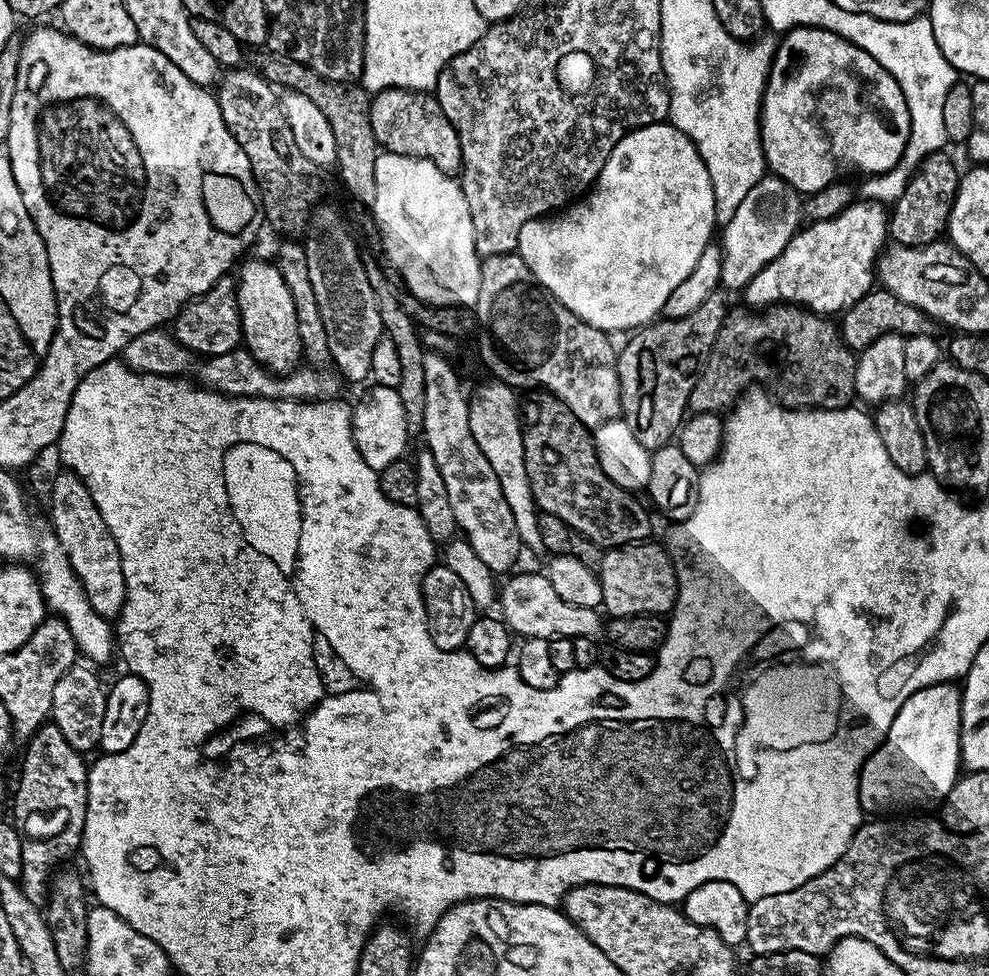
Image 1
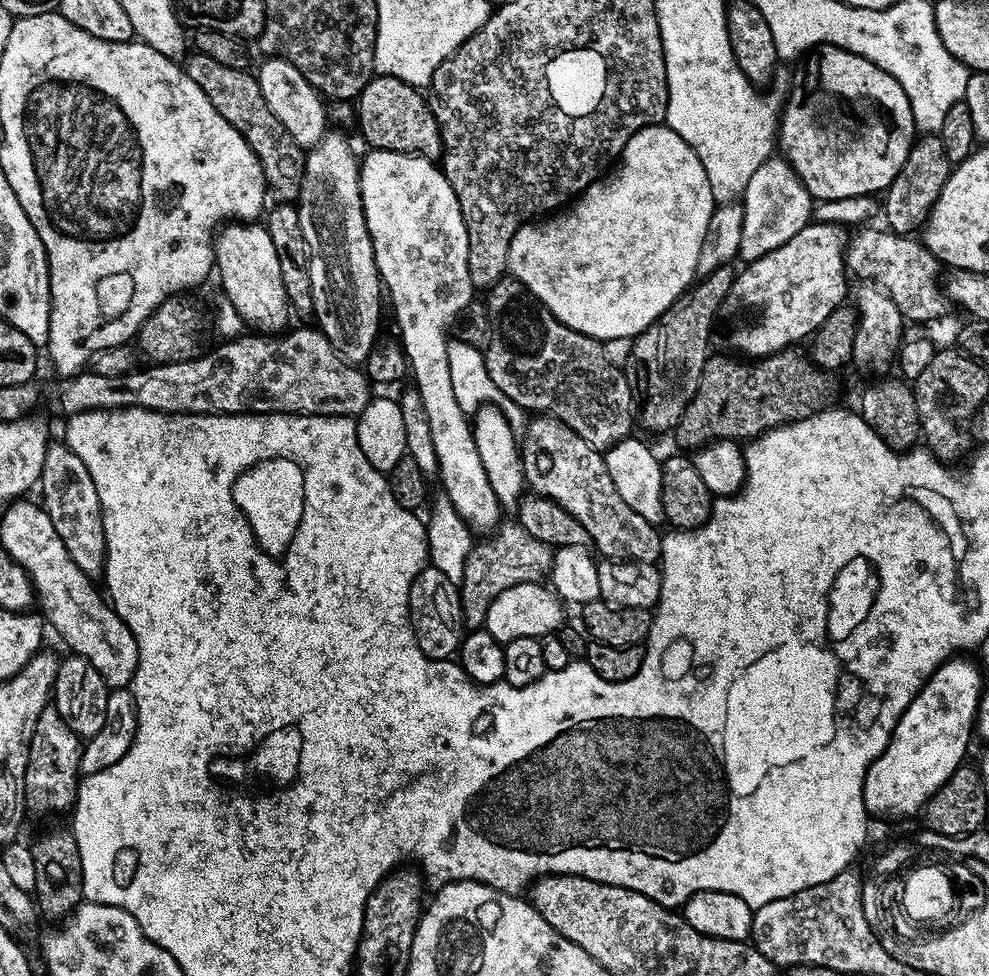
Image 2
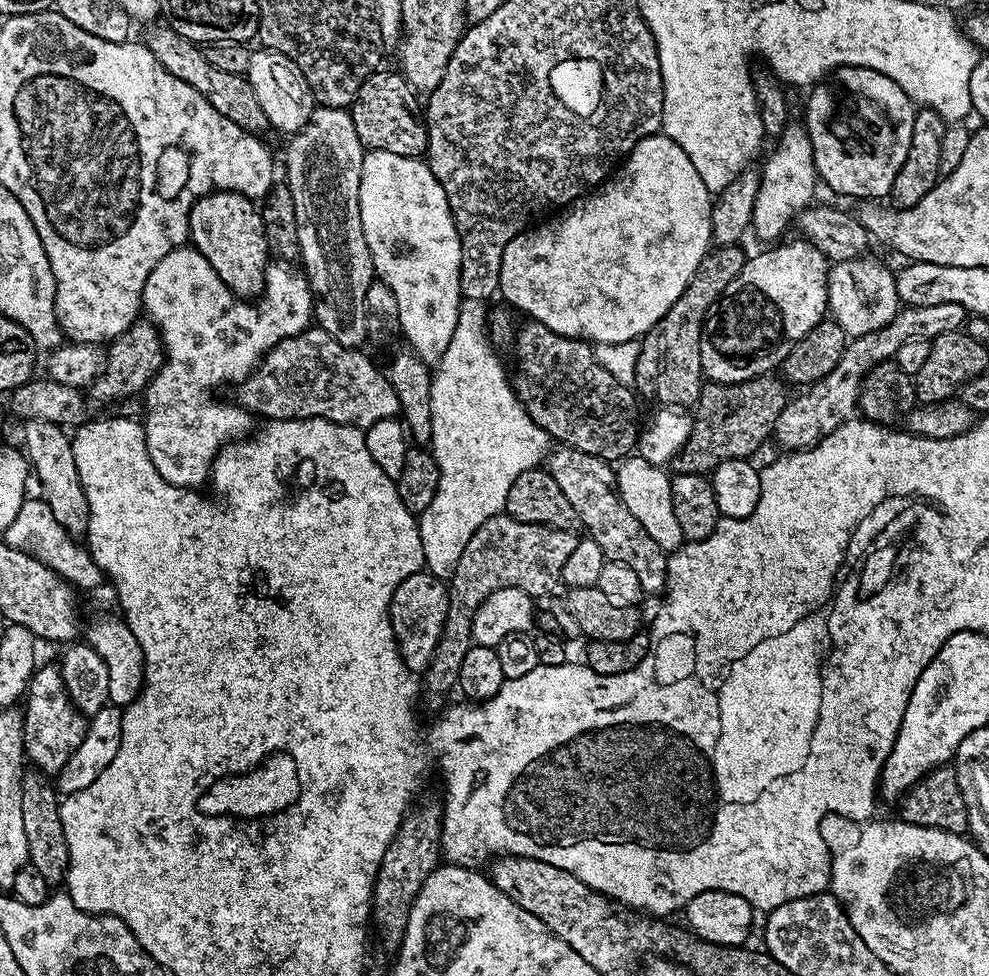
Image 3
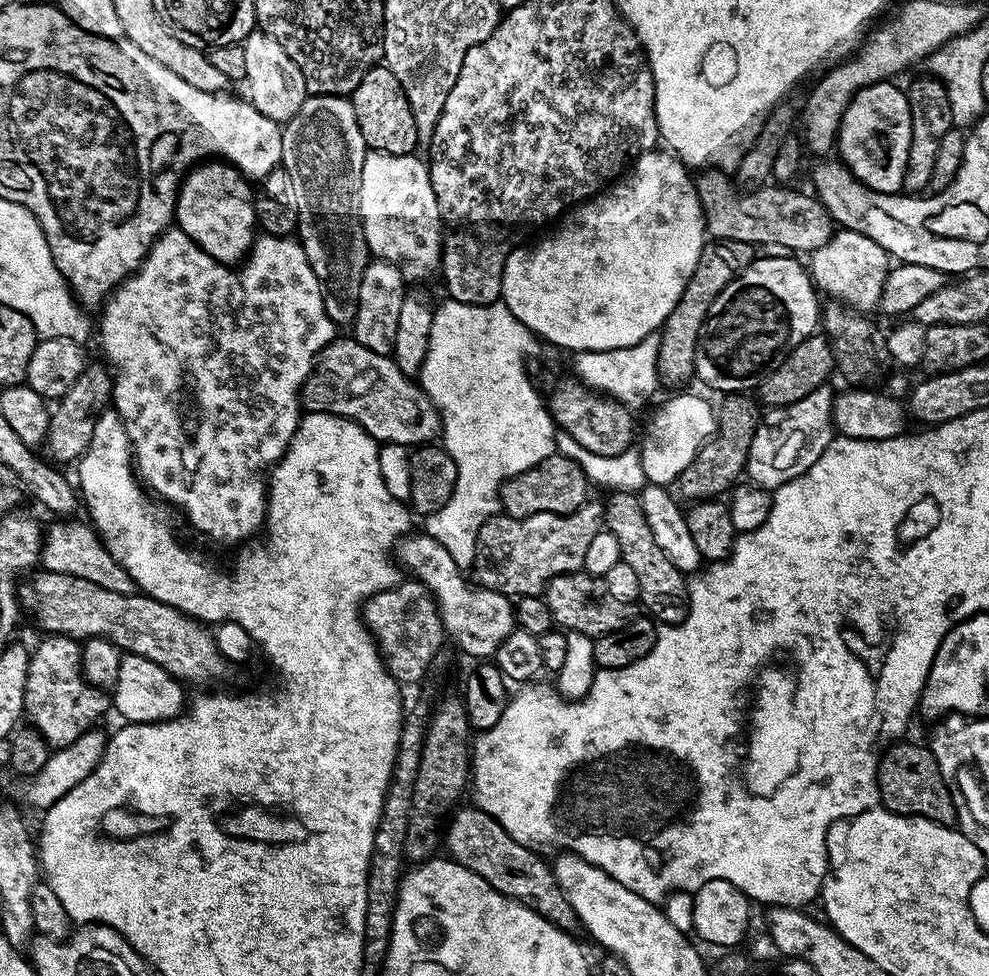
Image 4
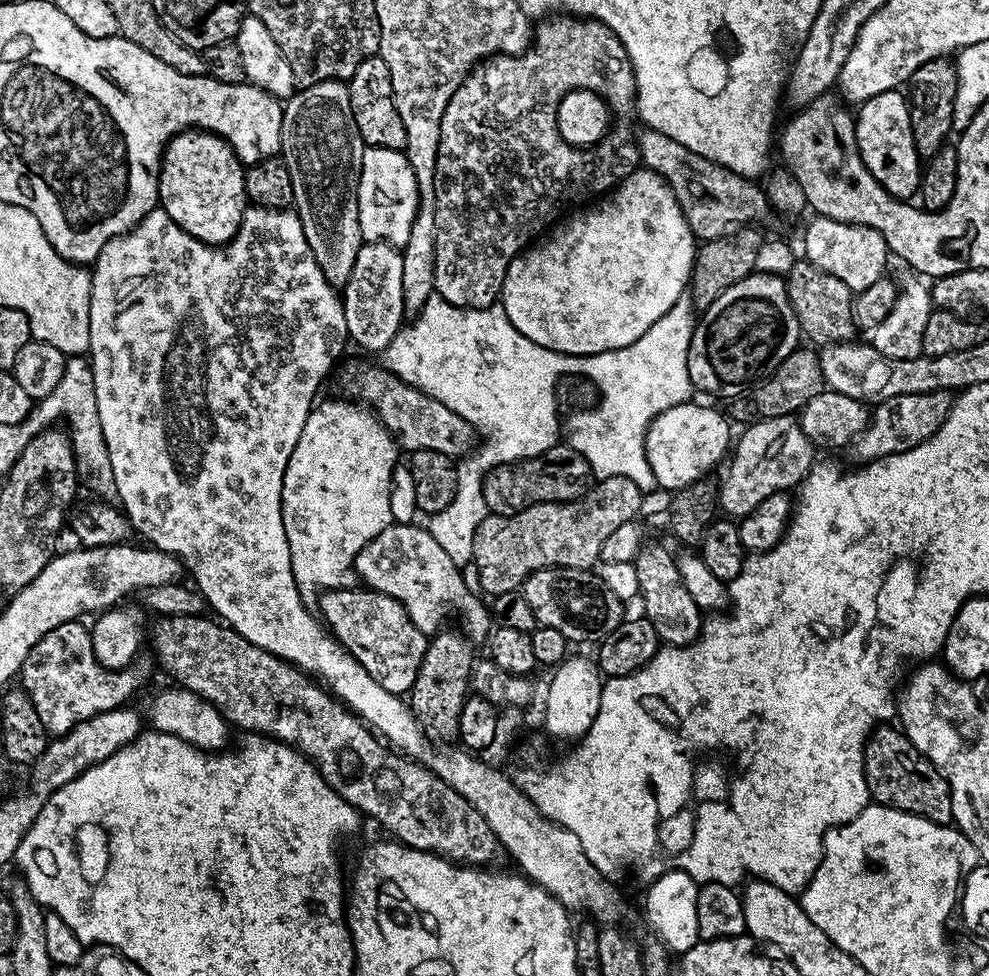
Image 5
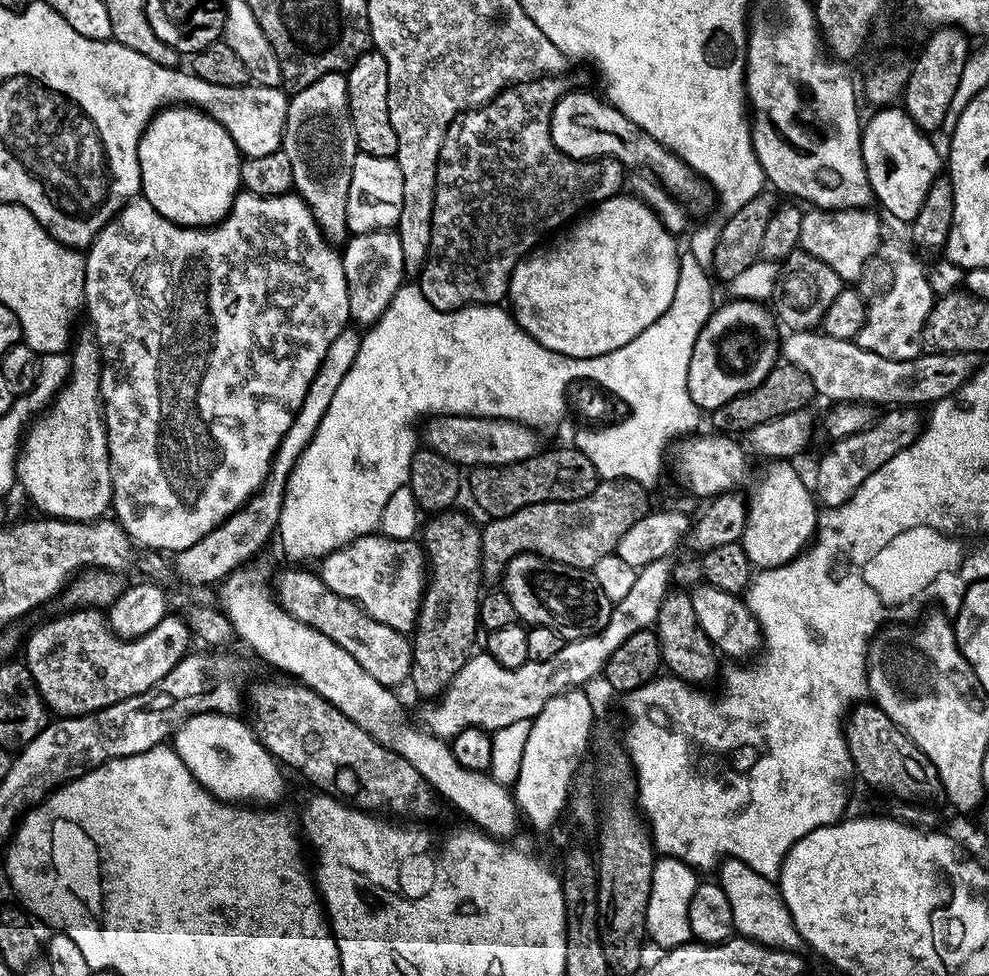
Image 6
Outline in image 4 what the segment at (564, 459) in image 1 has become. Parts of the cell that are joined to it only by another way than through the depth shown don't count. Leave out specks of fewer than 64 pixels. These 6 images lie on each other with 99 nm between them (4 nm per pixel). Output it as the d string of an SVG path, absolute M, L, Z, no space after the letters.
M613 491L609 496L612 497L606 500L604 524L607 531L617 538L622 559L632 567L634 574L638 574L639 603L645 604L661 625L679 624L688 614L688 580L685 573L680 572L658 546L643 514L639 495L635 491Z

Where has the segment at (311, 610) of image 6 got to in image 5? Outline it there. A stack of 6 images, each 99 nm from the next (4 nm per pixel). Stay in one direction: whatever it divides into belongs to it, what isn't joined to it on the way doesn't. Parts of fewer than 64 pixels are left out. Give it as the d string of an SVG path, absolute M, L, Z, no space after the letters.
M353 586L351 588L334 588L323 593L324 596L320 600L320 612L319 615L322 617L323 623L327 625L333 636L343 644L344 649L351 654L362 667L367 670L370 674L370 678L374 678L374 682L378 682L378 686L382 686L382 690L390 690L397 694L408 694L411 693L412 687L414 686L414 680L418 678L418 672L422 666L422 660L426 658L426 650L428 649L428 641L430 639L429 633L423 632L410 618L408 609L400 604L394 598L390 598L386 594L381 592L373 592L364 586Z

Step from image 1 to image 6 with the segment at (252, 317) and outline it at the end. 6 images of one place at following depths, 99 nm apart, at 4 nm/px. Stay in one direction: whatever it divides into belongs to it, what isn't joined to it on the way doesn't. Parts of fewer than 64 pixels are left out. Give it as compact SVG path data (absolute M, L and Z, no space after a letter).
M169 106L160 109L148 129L142 134L138 146L138 166L140 167L140 190L142 199L150 202L162 218L185 228L207 228L219 224L229 210L236 193L241 191L240 161L242 154L230 138L230 134L216 121L191 106Z

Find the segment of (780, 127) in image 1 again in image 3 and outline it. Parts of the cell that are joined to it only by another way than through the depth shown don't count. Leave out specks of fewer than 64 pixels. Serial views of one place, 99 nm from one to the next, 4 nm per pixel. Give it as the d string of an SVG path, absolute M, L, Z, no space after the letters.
M858 66L835 69L831 79L817 83L809 92L812 93L808 96L808 109L802 121L813 144L816 175L823 187L825 184L840 196L857 196L860 202L876 202L879 196L887 197L894 186L894 178L898 178L898 170L902 170L902 162L906 162L906 150L910 150L910 134L917 113L910 97L893 80L886 78L886 74Z

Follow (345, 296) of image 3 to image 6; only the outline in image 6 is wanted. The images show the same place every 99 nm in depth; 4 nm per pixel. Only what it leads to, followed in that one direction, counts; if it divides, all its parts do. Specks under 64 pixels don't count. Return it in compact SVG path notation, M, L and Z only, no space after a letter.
M331 72L318 82L312 83L290 99L287 108L286 126L283 132L281 151L290 157L294 166L293 189L308 204L314 214L325 240L340 246L347 241L350 233L346 222L346 200L350 198L350 174L357 155L356 139L352 134L353 122L349 116L348 80L343 73Z

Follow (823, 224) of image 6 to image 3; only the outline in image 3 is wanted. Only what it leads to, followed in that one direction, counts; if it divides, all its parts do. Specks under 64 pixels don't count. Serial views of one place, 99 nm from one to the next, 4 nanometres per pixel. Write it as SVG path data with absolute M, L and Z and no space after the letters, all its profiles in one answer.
M867 255L841 260L831 265L828 274L828 312L842 326L845 337L855 338L882 330L896 317L902 305L898 298L896 272Z

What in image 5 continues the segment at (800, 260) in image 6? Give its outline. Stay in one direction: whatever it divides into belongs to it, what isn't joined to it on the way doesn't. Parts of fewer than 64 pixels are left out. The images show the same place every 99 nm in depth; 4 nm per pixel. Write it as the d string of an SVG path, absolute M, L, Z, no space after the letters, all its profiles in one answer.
M796 262L786 275L788 297L794 306L794 314L800 322L801 333L813 340L816 346L842 344L857 339L858 329L852 320L854 294L846 282L826 274L807 262Z

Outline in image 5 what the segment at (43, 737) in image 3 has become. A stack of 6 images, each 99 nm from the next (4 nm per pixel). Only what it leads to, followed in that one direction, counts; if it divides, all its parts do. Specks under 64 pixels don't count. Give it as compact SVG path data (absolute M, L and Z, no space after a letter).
M71 620L62 626L54 626L54 630L30 650L18 680L30 702L34 702L34 710L38 710L38 718L42 718L42 726L46 726L49 737L55 738L65 736L71 728L92 716L125 707L148 676L146 669L136 667L110 670L102 666L98 658L94 658L89 625Z

